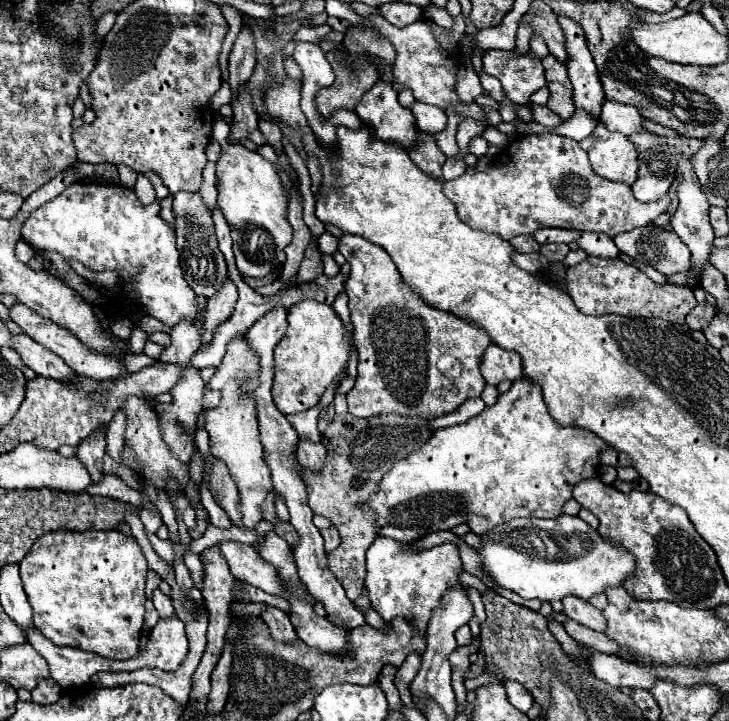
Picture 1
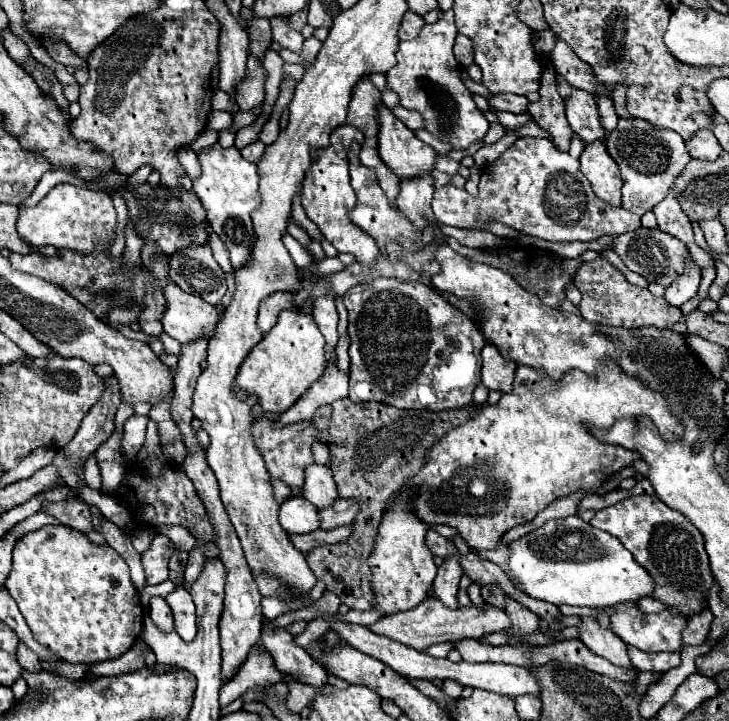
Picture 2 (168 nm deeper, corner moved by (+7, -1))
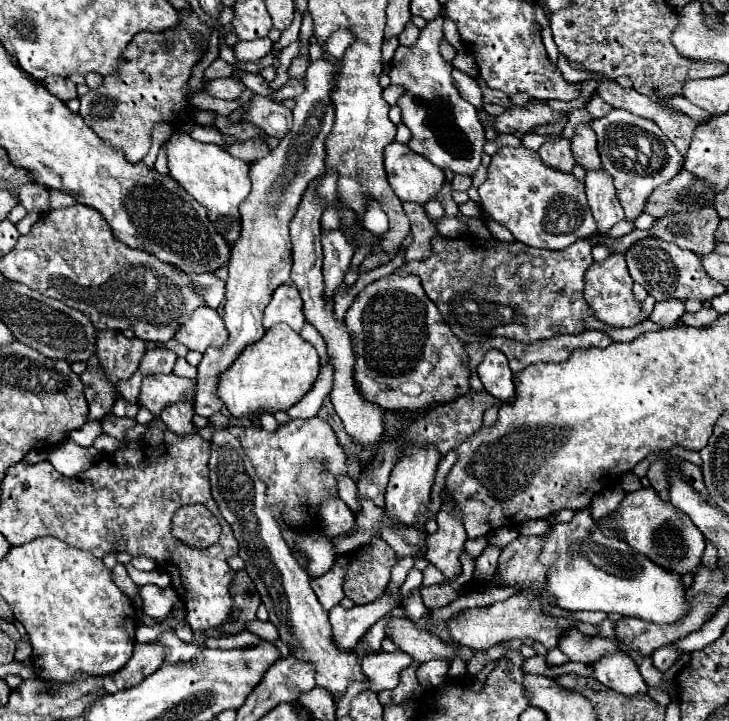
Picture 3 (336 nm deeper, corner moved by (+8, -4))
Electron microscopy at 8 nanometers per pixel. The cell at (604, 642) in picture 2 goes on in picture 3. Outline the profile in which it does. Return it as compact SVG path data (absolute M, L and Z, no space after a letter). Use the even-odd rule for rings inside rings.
M620 650L608 654L606 658L600 658L596 664L592 664L592 668L594 678L616 692L630 696L630 694L644 694L648 688L634 660Z

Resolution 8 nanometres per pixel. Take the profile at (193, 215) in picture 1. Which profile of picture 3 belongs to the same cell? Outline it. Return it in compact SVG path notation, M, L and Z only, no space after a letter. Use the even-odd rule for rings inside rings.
M204 272L204 274L188 274L192 288L200 298L210 308L218 308L222 298L224 298L224 280L220 280L214 272Z

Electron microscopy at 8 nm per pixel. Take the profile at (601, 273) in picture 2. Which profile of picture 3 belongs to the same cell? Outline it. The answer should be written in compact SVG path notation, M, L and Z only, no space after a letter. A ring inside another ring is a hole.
M610 254L604 262L594 262L584 274L584 298L598 320L612 328L630 328L644 322L648 316L642 312L642 302L632 296L632 278L628 274L622 254Z

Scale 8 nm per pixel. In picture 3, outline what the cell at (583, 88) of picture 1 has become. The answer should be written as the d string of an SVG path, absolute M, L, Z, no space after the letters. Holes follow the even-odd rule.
M582 122L576 126L576 132L572 136L572 154L574 154L574 160L586 170L602 168L600 156L596 150L596 132L592 130L590 122Z

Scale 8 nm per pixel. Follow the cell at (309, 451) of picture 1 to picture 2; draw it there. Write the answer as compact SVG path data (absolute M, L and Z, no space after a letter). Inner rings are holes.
M327 465L305 467L303 497L317 509L331 507L337 501L337 485L333 483L333 471Z

